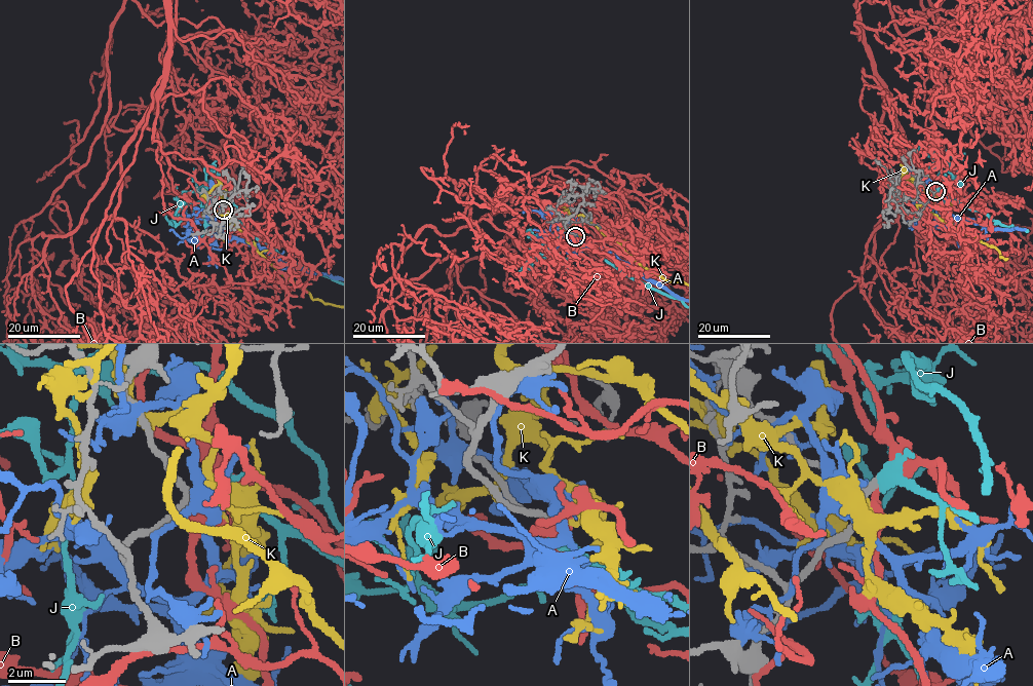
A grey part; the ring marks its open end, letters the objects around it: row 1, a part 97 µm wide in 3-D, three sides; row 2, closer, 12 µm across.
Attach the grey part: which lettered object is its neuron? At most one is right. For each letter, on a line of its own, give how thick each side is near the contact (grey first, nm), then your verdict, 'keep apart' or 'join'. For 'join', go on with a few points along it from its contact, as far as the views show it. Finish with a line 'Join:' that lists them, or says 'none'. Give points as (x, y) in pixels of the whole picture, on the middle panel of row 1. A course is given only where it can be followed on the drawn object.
A: 280 nm thick on the grey side, 340 nm on the other; keep apart
B: 240 nm thick on the grey side, 400 nm on the other; keep apart
J: 240 nm thick on the grey side, 500 nm on the other; join
K: 300 nm thick on the grey side, 140 nm on the other; keep apart
Join: J

